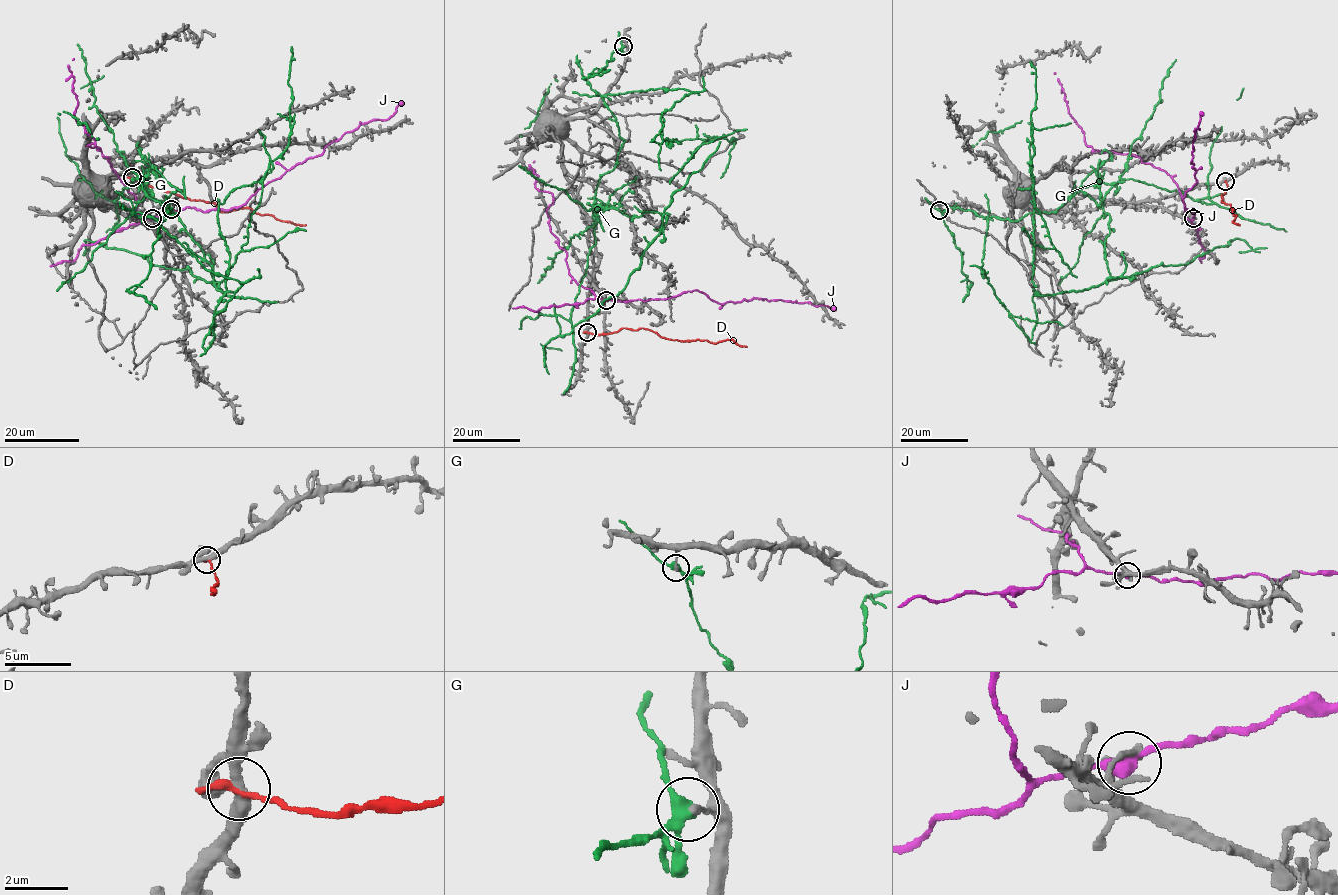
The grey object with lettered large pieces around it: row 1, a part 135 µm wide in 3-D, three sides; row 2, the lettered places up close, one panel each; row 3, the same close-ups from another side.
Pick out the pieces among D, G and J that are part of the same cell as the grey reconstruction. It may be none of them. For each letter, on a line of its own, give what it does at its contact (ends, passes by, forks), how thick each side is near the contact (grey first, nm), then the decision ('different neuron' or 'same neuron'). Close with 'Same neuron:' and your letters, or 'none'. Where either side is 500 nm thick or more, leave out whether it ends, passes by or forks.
D: it passes by | 380/200 nm | different neuron
G: it passes by | 240/400 nm | different neuron
J: it passes by | 320/360 nm | different neuron
Same neuron: none

